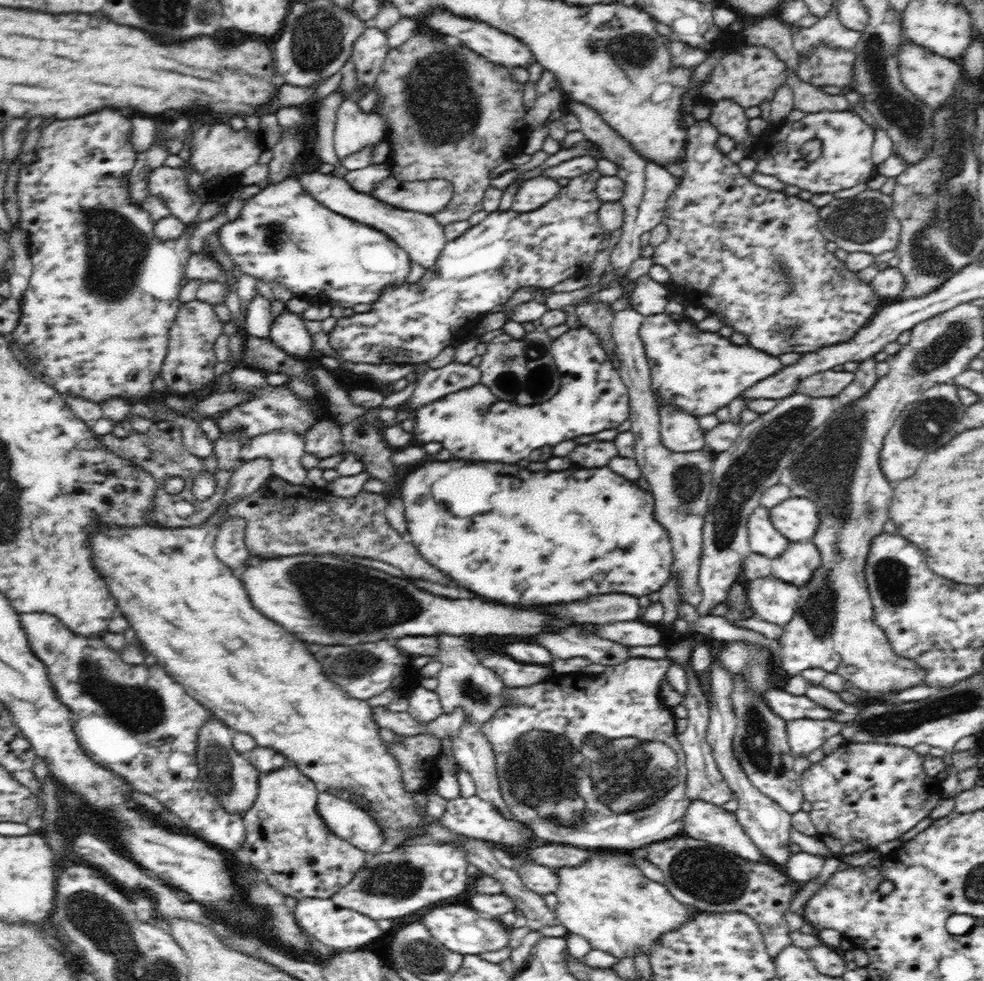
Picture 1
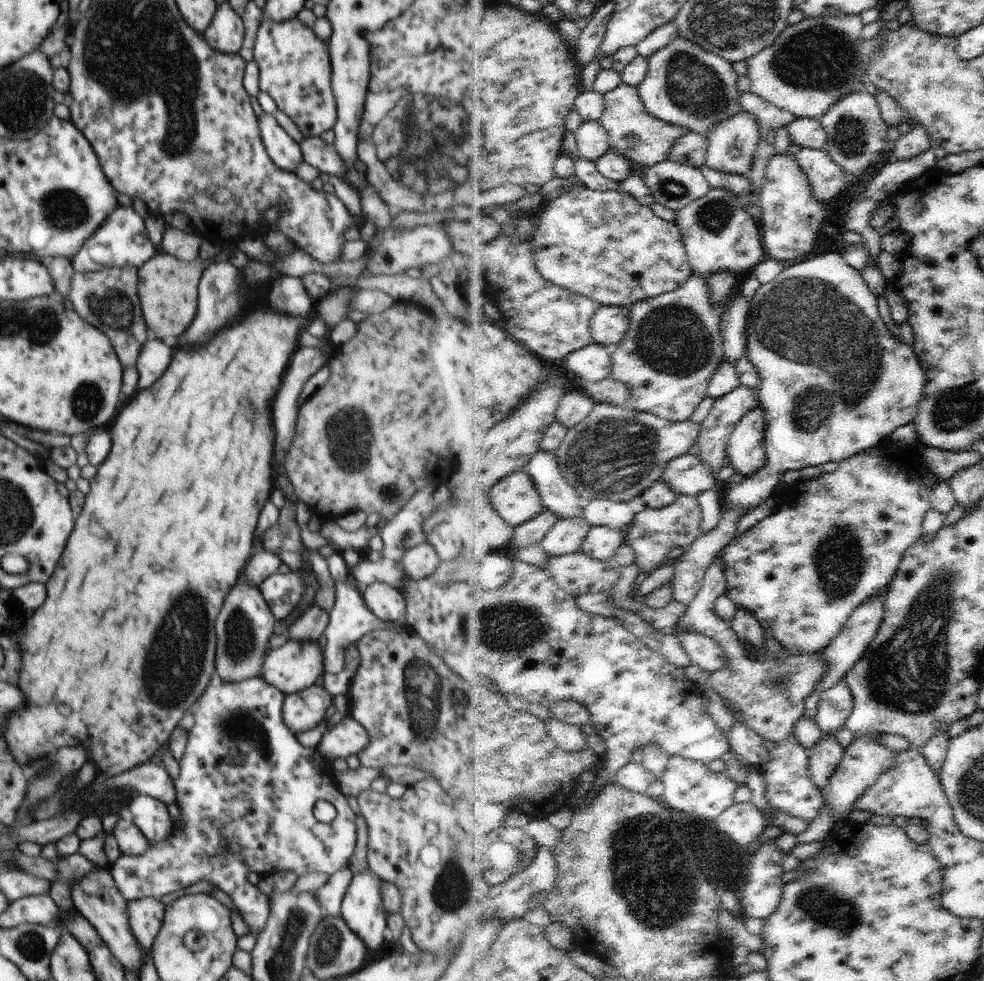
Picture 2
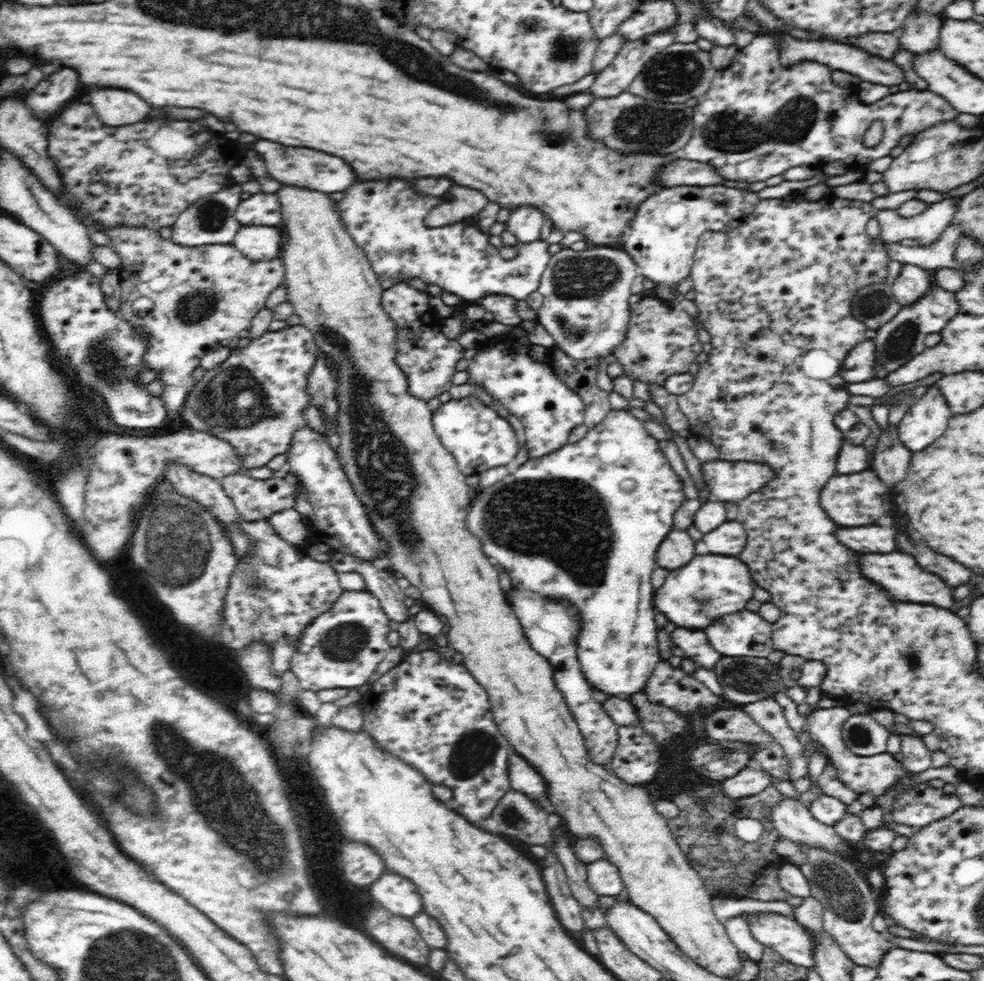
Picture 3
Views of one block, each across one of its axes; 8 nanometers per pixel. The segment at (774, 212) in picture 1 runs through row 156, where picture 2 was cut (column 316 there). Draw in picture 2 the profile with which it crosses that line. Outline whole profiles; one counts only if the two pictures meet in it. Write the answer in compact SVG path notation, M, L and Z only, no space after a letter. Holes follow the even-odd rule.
M319 684L286 695L281 710L284 724L296 735L316 729L332 703L333 696Z

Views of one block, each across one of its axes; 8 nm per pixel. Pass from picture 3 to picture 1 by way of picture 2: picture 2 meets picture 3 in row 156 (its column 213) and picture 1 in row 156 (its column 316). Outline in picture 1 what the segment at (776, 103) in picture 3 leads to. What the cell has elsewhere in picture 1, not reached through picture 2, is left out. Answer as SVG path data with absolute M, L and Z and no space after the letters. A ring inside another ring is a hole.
M820 110L820 112L807 114L793 123L784 120L774 131L764 131L753 145L750 156L757 162L756 171L776 177L786 185L797 186L801 190L812 192L812 194L834 194L839 190L854 188L862 182L867 183L868 180L875 177L877 165L872 160L873 142L874 129L854 110ZM808 140L820 140L822 143L821 155L812 162L806 161L800 153L802 145Z

